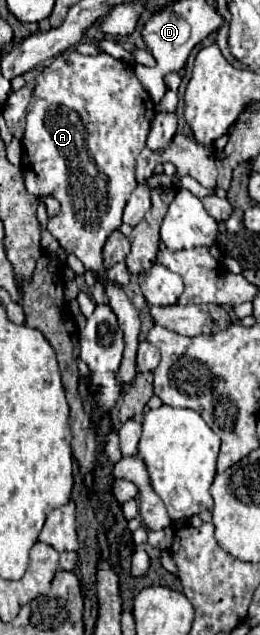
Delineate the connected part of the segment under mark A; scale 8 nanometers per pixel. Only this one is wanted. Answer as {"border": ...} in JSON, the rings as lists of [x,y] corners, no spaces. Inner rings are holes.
{"border":[[[65,50],[35,80],[33,98],[27,108],[27,128],[21,140],[21,146],[23,146],[21,168],[23,168],[27,192],[31,194],[51,192],[51,196],[59,200],[61,212],[49,220],[47,228],[67,252],[73,252],[83,262],[85,270],[93,272],[97,282],[105,288],[109,306],[119,320],[119,328],[125,338],[125,352],[123,352],[123,360],[117,376],[119,376],[119,384],[123,384],[123,392],[131,388],[137,376],[135,356],[137,356],[137,344],[139,344],[137,336],[139,336],[141,320],[129,296],[113,282],[107,282],[101,248],[109,238],[109,234],[121,226],[123,208],[131,192],[137,188],[137,182],[133,176],[135,158],[145,148],[145,140],[153,118],[155,118],[155,104],[151,96],[145,92],[145,88],[141,86],[141,82],[137,80],[131,64],[115,60],[105,52],[97,56],[81,56],[77,50]]]}

